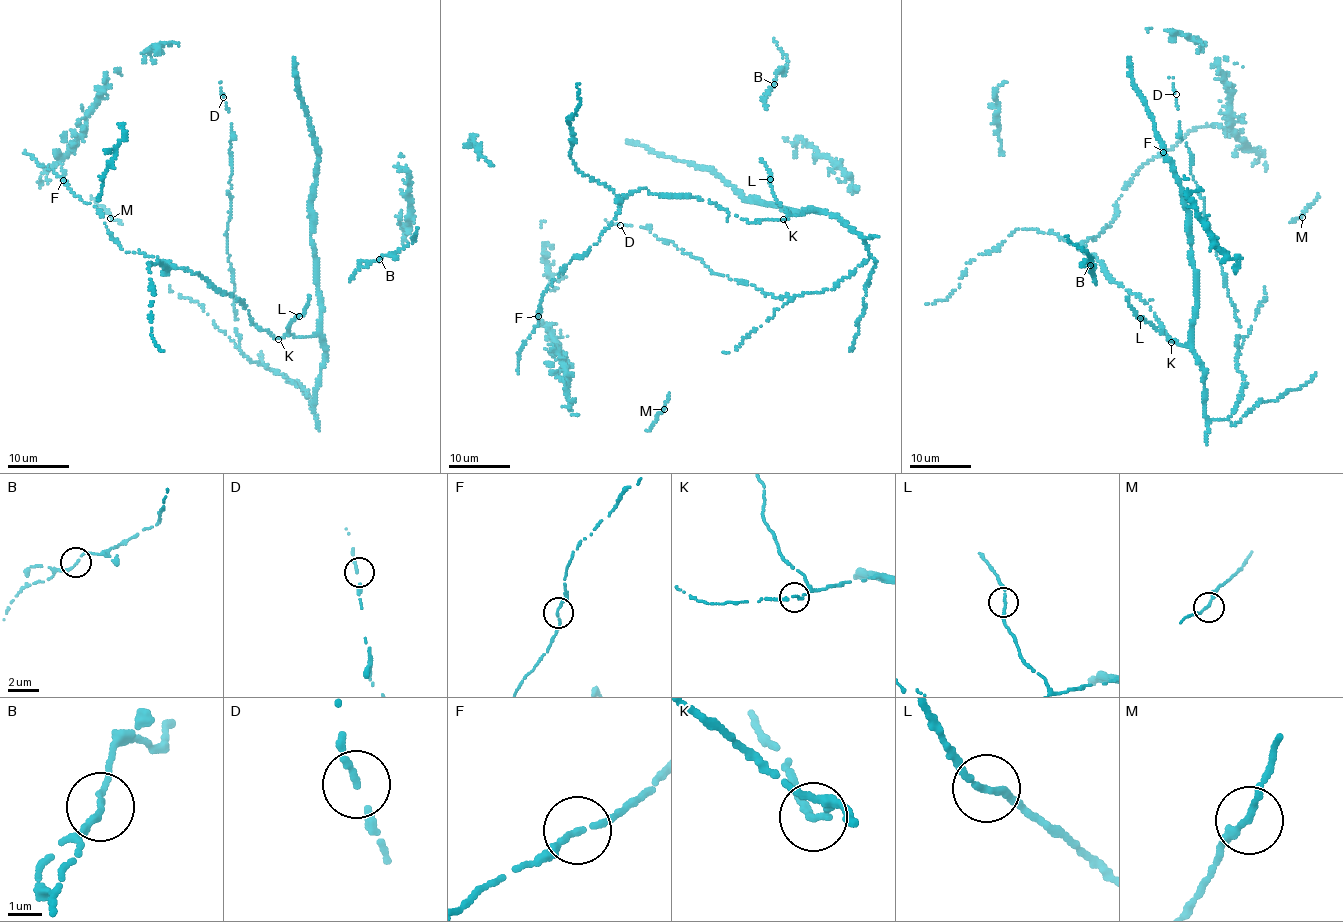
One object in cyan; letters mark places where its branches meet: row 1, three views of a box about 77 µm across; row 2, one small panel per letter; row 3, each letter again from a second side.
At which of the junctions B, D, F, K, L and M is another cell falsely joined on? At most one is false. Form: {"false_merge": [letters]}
{"false_merge": []}

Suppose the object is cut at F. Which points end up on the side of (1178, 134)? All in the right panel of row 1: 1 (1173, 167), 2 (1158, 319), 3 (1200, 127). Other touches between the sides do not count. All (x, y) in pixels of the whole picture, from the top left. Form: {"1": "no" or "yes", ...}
{"1": "yes", "2": "yes", "3": "no"}

